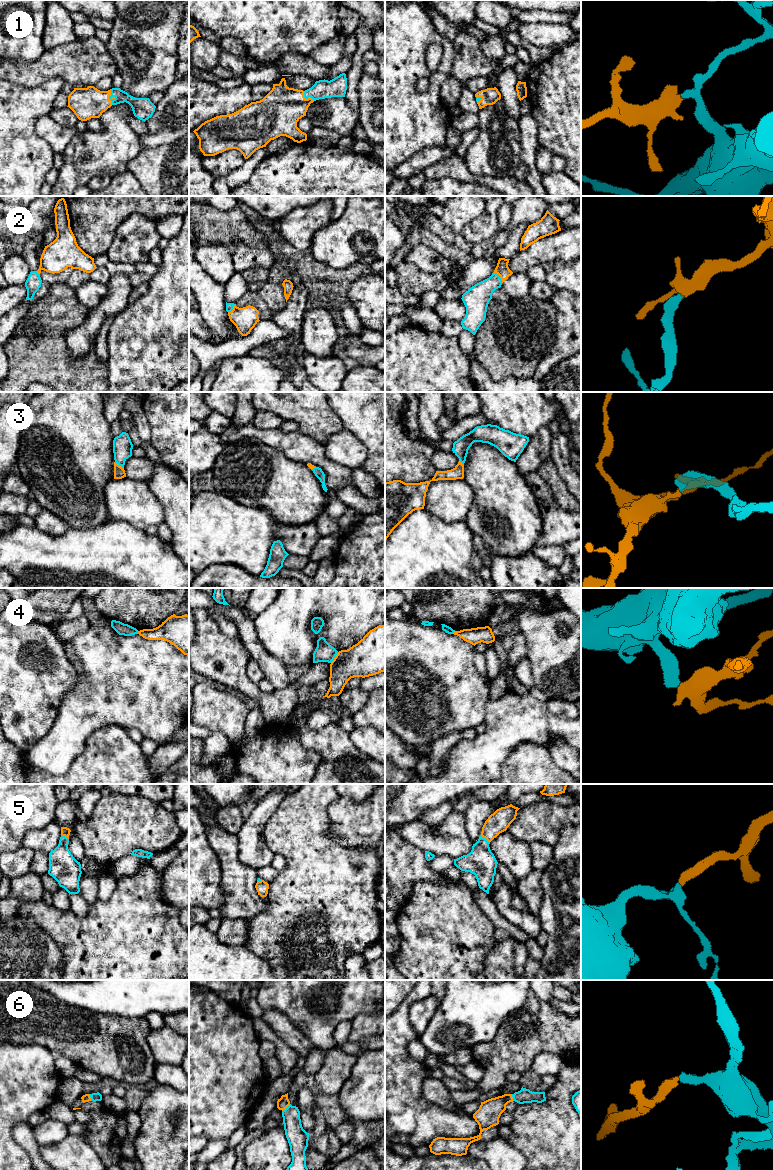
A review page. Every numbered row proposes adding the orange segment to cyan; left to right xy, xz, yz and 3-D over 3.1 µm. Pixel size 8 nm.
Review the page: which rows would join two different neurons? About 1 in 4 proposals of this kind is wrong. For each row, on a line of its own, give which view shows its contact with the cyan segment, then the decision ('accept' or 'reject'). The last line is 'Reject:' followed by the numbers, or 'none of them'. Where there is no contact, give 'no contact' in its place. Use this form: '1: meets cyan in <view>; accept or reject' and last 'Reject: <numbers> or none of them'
1: meets cyan in xy; accept
2: meets cyan in yz; accept
3: meets cyan in xy; accept
4: meets cyan in xz; reject
5: meets cyan in yz; accept
6: meets cyan in xz; accept
Reject: 4

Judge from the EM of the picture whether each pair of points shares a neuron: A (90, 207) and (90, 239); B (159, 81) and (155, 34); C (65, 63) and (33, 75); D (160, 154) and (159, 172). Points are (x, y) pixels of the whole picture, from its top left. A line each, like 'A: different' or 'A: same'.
A: same
B: same
C: same
D: same

